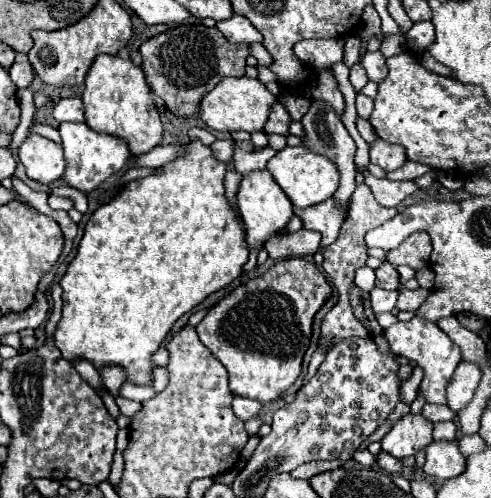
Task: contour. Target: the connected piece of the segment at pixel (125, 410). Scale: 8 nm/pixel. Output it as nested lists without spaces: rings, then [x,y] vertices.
[[[121,396],[117,397],[115,401],[119,407],[120,413],[128,417],[133,417],[142,407],[140,402],[128,400]]]

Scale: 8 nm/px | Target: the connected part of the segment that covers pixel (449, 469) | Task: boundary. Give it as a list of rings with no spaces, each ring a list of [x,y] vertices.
[[[432,442],[426,448],[426,464],[424,472],[434,478],[450,480],[460,476],[466,468],[466,460],[458,450],[456,442]]]

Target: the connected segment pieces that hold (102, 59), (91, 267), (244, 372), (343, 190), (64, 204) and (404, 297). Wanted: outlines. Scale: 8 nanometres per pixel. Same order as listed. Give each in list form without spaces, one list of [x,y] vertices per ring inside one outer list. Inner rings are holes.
[[[116,54],[96,56],[84,80],[82,100],[86,106],[86,124],[92,126],[96,132],[106,132],[128,140],[128,148],[132,154],[146,154],[160,144],[162,122],[152,98],[152,90],[146,82],[142,66],[134,64],[132,60],[124,60]]]
[[[190,142],[186,148],[186,156],[176,158],[174,162],[162,166],[160,174],[142,178],[142,180],[134,180],[128,182],[126,188],[120,192],[120,196],[116,196],[116,200],[98,206],[98,210],[90,216],[90,220],[86,222],[86,230],[84,230],[84,238],[80,240],[76,258],[70,262],[66,274],[60,280],[60,286],[64,290],[62,300],[62,318],[56,324],[56,332],[54,332],[54,346],[62,352],[62,358],[68,362],[76,362],[76,360],[88,360],[96,370],[104,368],[104,366],[120,366],[126,372],[126,380],[138,386],[152,386],[152,370],[154,370],[154,360],[152,354],[160,348],[160,344],[166,340],[166,336],[170,334],[174,322],[184,316],[186,312],[190,312],[192,308],[196,308],[206,296],[210,296],[212,292],[228,286],[234,278],[238,278],[242,274],[242,266],[248,260],[248,248],[246,248],[246,240],[244,240],[244,226],[242,222],[236,218],[236,210],[230,208],[226,196],[224,196],[224,174],[226,174],[226,164],[216,160],[212,156],[212,150],[208,146],[204,146],[202,142]]]
[[[284,258],[262,276],[240,284],[216,302],[196,326],[196,332],[228,370],[232,394],[262,404],[274,402],[300,376],[302,358],[310,346],[314,316],[330,296],[332,286],[312,262]]]
[[[312,100],[308,112],[304,114],[302,118],[302,126],[306,130],[306,138],[304,138],[304,146],[306,148],[312,148],[314,152],[320,152],[324,156],[328,156],[334,164],[338,164],[340,168],[340,186],[336,190],[336,200],[340,202],[348,202],[354,188],[356,188],[356,182],[354,182],[354,176],[356,176],[356,166],[354,166],[354,154],[356,154],[356,144],[354,140],[350,138],[348,130],[344,128],[340,116],[336,114],[336,110],[326,104],[324,100]]]
[[[50,194],[48,196],[48,206],[52,208],[52,210],[70,210],[70,208],[74,208],[74,202],[72,202],[72,198],[64,198],[64,196],[56,196],[56,194]]]
[[[400,288],[400,290],[398,290],[398,302],[396,302],[396,308],[398,308],[398,310],[410,310],[410,312],[416,312],[428,296],[430,296],[430,292],[424,290],[424,288],[416,288],[416,290]]]

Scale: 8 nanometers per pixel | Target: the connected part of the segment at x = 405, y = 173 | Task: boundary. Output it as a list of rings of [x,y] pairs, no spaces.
[[[406,162],[402,168],[394,170],[394,172],[386,172],[386,178],[388,180],[414,180],[426,172],[432,172],[434,168],[426,166],[426,164],[418,164],[418,162]]]

